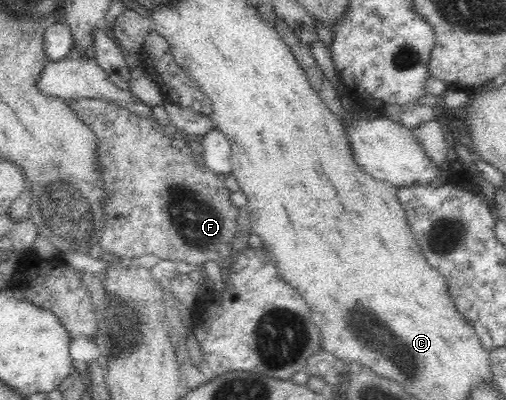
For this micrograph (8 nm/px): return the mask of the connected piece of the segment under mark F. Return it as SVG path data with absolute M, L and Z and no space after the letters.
M68 99L66 105L74 111L74 115L78 120L90 127L96 135L96 154L98 154L98 162L100 162L100 170L102 172L102 182L104 182L104 198L102 198L102 215L104 215L104 228L100 234L100 240L96 245L99 245L107 256L121 257L126 259L138 258L145 255L154 255L161 260L180 261L189 265L196 265L203 267L208 262L213 262L219 265L222 261L230 262L236 255L236 251L232 248L232 240L235 234L240 231L237 227L237 218L239 208L232 204L230 200L231 191L226 187L225 180L220 180L217 173L210 170L204 162L198 164L195 161L194 153L188 141L184 139L172 139L168 136L162 136L162 130L158 130L154 120L148 120L147 117L134 114L131 110L119 106L119 104L112 103L102 99Z

